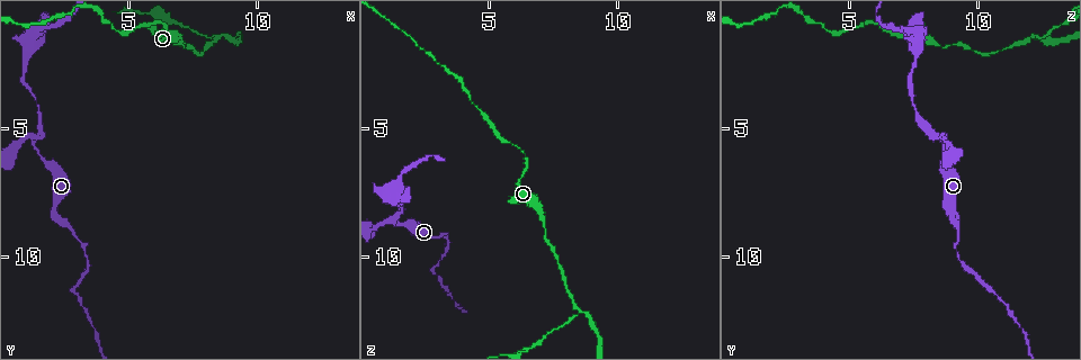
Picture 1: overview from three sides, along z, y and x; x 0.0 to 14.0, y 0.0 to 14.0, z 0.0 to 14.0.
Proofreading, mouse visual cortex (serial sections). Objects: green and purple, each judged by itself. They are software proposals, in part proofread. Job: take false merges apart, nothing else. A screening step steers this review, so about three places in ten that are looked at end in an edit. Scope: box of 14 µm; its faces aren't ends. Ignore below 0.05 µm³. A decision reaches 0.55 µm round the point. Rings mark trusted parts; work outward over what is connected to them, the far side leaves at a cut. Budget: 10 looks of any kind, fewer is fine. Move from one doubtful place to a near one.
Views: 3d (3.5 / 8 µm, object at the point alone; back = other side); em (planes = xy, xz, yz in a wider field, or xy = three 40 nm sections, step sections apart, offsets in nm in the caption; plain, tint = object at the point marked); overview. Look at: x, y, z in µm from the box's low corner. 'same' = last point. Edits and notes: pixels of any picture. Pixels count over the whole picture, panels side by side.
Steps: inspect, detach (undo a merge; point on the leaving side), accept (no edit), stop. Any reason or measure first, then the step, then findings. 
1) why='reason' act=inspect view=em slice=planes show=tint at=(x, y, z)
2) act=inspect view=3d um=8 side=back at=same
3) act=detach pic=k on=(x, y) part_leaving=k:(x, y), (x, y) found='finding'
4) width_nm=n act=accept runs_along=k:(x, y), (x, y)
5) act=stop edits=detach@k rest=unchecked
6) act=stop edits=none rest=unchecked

why='thin neck' act=inspect view=3d um=3.5 at=(8.5, 1.4, 12.1)

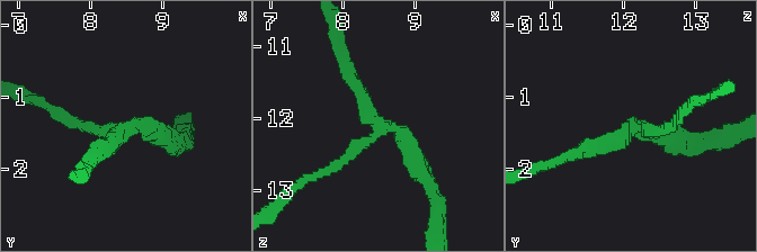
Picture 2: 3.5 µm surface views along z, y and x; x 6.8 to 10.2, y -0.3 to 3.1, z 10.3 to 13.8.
act=inspect view=em slice=xy step=1 show=tint at=(8.50, 1.45, 12.05)

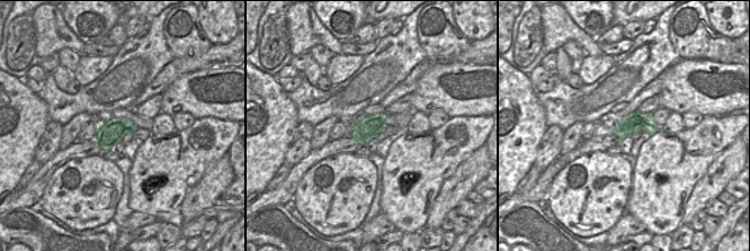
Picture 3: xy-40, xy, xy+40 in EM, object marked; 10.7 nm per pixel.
width_nm=260 act=detach pic=2 on=(347, 156) part_leaving=2:(376, 128), (348, 158), (293, 189) found='a second cell is stuck on'

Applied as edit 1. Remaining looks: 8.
why='thick turns thin' act=inspect view=3d um=8 at=(2.7, 8.9, 9.3)

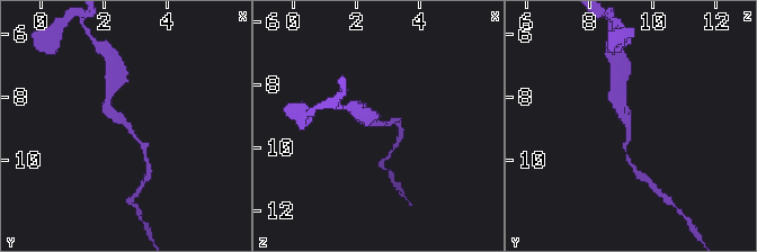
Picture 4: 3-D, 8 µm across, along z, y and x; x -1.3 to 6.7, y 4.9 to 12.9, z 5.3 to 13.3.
why='closer look' act=inspect view=3d um=3.5 at=(2.7, 8.9, 9.3)

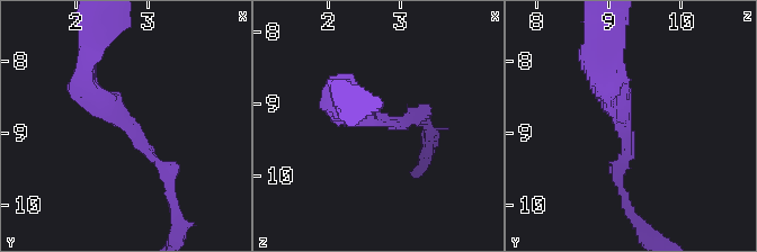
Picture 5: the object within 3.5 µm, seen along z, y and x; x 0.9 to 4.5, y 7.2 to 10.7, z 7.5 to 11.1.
act=inspect view=em slice=xy step=5 show=tint at=(2.65, 8.85, 9.20)

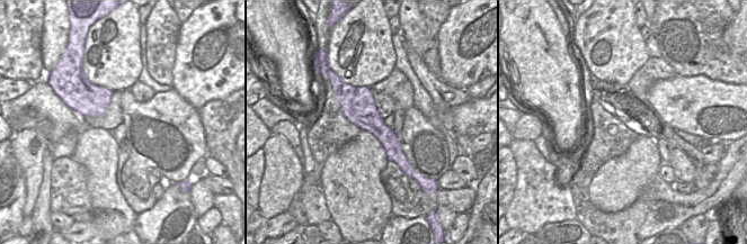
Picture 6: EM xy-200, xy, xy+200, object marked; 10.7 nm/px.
arm_widths_nm=150,300 act=accept found='all the same cell'

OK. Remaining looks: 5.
why='abrupt turn' act=inspect view=3d um=8 at=(1.3, 5.4, 8.6)

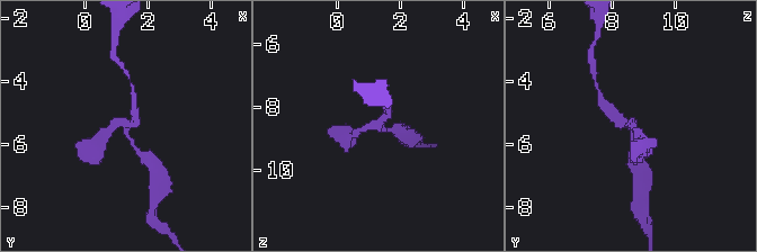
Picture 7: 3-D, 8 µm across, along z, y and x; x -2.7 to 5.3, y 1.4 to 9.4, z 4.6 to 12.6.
arms=3 arm_widths_nm=200,250,300 why='shape alone is not enough' act=inspect view=em slice=planes show=tint at=(1.3, 5.4, 8.6)

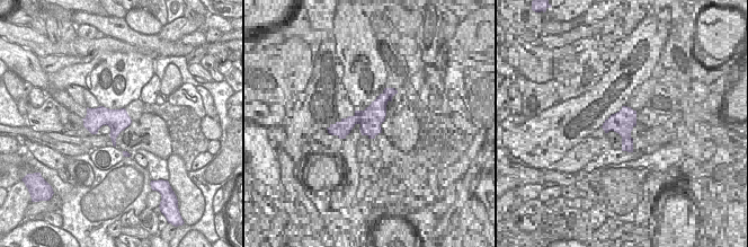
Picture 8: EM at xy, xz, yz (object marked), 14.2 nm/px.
width_nm=320 act=accept runs_along=7:(634, 154), (630, 125), (608, 109) found='one cell here'

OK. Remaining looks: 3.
why='abrupt turn' act=inspect view=3d um=8 at=(2.8, 11.3, 10.4)

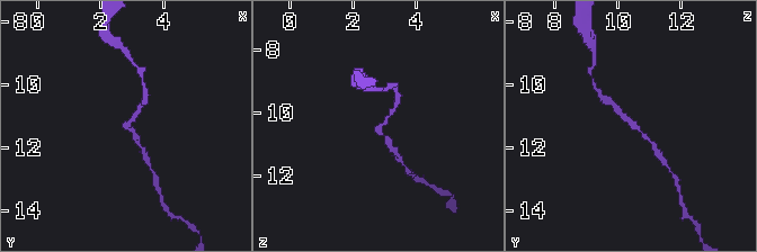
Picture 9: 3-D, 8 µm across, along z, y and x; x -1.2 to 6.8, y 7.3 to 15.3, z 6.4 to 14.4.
act=inspect view=3d um=3.5 side=back at=(2.8, 11.3, 10.5)

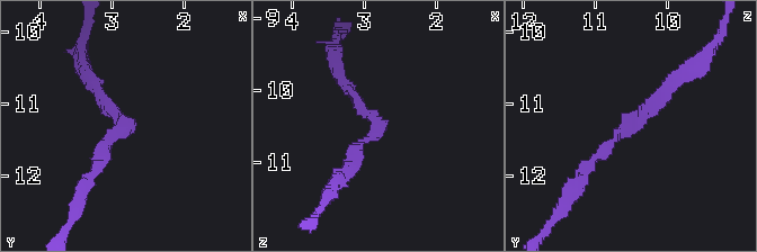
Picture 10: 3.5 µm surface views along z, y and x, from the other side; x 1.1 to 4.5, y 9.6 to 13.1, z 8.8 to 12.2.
arm_widths_nm=150,200 act=inspect view=em slice=xy step=3 show=tint at=(2.80, 11.30, 10.50)

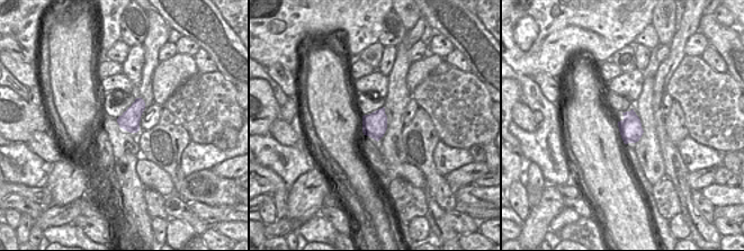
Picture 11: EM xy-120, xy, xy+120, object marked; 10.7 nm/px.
act=accept found='all the same cell'

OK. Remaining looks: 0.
act=stop edits=detach@2 rest=unchecked

